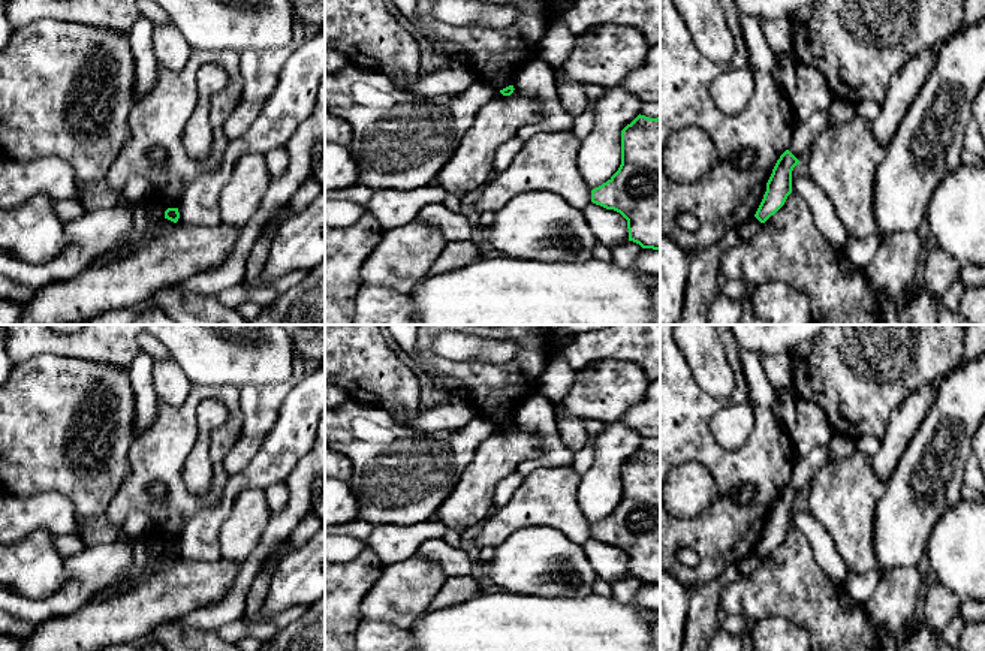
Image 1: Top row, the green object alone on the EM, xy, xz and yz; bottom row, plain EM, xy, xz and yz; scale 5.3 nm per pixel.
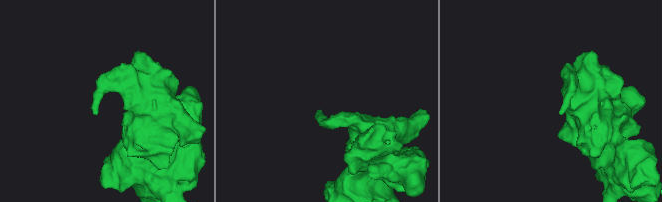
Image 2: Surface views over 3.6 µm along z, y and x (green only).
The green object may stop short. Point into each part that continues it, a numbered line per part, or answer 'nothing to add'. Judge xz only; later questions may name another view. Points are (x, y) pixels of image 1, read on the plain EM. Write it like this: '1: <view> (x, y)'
nothing to add

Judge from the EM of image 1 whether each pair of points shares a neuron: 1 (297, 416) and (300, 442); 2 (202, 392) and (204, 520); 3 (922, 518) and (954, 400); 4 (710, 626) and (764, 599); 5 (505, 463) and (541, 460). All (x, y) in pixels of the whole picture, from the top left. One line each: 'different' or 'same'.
1: same
2: different
3: same
4: different
5: different

